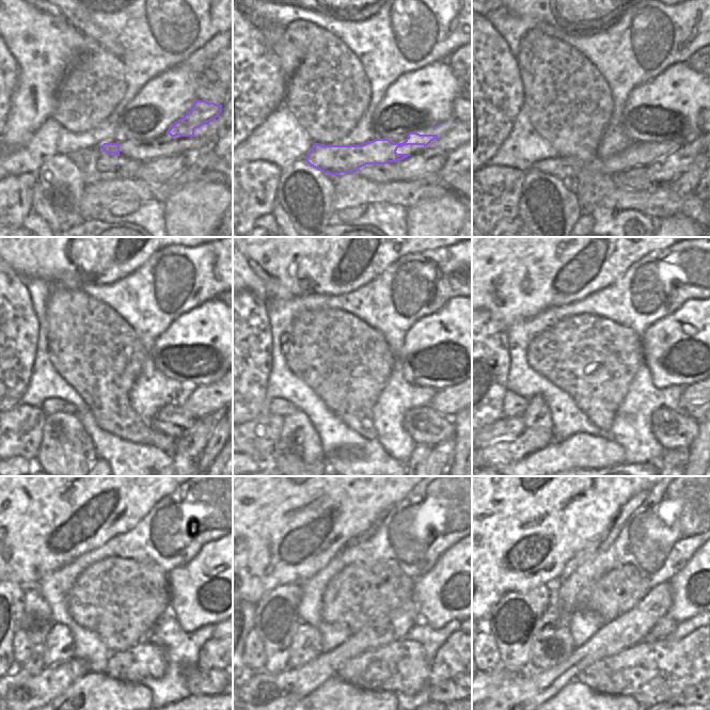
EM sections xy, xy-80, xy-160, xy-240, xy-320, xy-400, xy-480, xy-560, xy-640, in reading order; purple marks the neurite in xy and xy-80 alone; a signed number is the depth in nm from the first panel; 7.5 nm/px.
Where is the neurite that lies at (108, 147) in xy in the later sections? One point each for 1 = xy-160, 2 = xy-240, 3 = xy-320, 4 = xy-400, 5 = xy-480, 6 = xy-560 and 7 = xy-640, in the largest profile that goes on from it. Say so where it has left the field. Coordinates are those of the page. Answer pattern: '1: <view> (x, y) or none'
1: xy-160 (566, 168)
2: xy-240 (51, 406)
3: xy-320 (280, 407)
4: xy-400 (514, 405)
5: xy-480 (21, 646)
6: xy-560 (254, 652)
7: xy-640 (493, 656)

